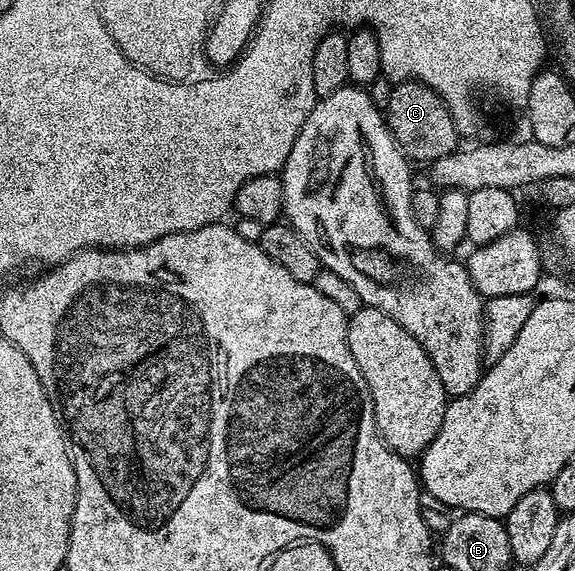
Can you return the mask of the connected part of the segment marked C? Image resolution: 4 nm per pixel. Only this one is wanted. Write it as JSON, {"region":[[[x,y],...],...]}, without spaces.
{"region":[[[414,81],[396,83],[384,116],[397,146],[405,153],[406,158],[414,163],[431,164],[437,158],[447,156],[458,149],[459,131],[453,122],[453,114],[445,106],[440,94],[427,88],[427,84]]]}

